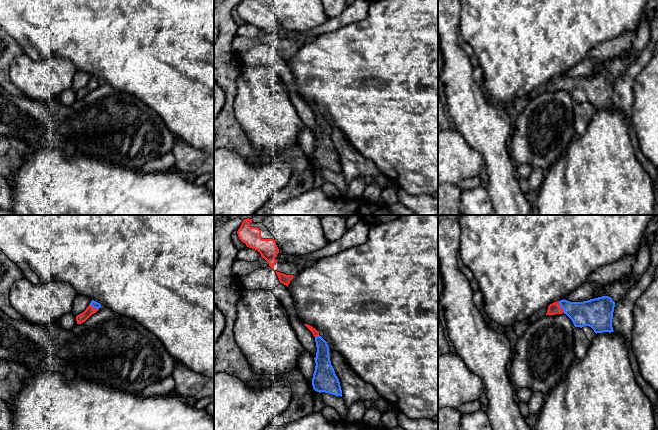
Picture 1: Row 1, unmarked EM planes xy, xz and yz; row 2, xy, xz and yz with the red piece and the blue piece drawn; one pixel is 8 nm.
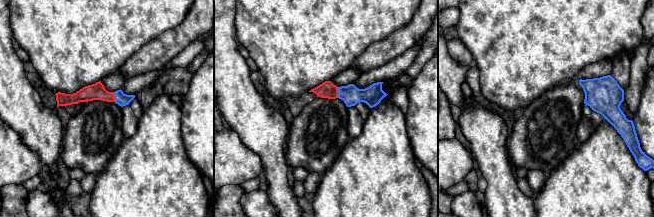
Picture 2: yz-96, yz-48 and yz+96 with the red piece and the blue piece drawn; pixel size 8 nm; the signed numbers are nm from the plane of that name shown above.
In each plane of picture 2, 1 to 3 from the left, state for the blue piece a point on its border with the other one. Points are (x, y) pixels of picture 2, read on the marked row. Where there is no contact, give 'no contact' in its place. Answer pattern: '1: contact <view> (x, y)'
1: contact yz-96 (114, 97)
2: contact yz-48 (337, 92)
3: no contact

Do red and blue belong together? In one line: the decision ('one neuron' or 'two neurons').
one neuron

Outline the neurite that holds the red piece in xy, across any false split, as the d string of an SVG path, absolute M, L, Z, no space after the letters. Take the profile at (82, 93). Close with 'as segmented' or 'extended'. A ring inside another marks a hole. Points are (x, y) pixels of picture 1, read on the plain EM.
M92 76L89 82L86 84L86 86L83 89L76 92L77 100L85 98L92 90L96 89L100 83L100 79Z | extended

